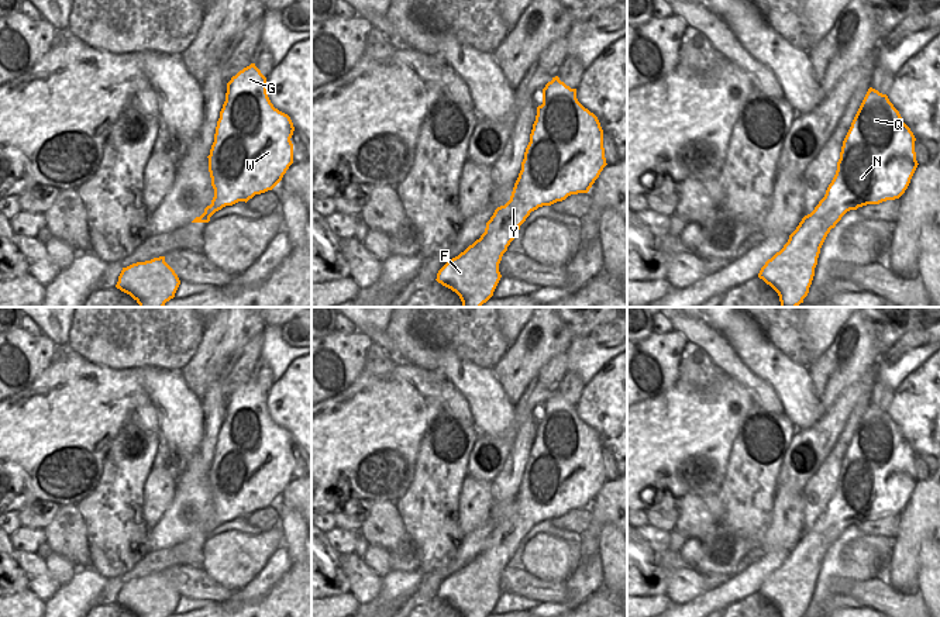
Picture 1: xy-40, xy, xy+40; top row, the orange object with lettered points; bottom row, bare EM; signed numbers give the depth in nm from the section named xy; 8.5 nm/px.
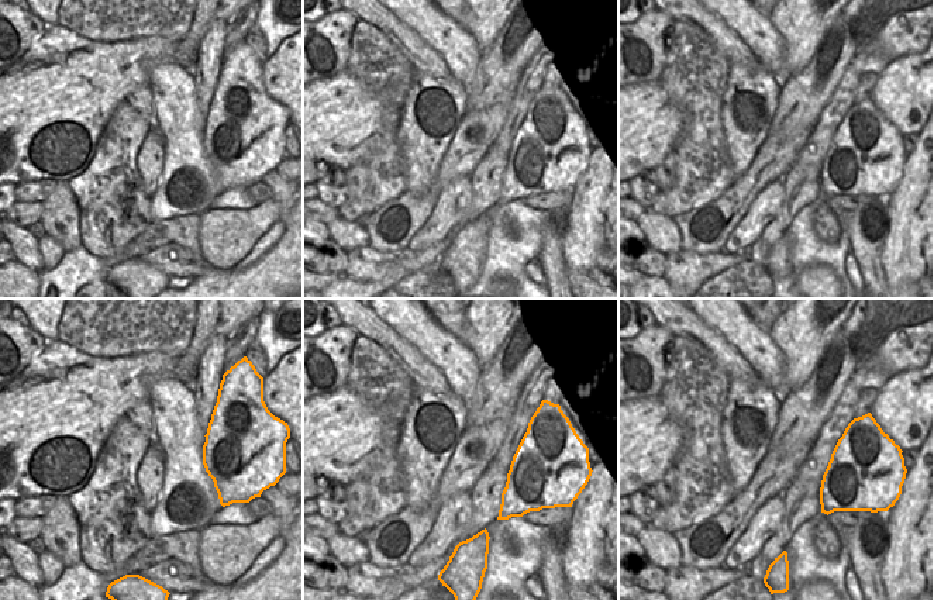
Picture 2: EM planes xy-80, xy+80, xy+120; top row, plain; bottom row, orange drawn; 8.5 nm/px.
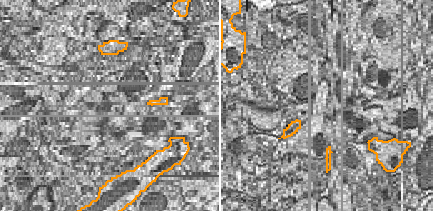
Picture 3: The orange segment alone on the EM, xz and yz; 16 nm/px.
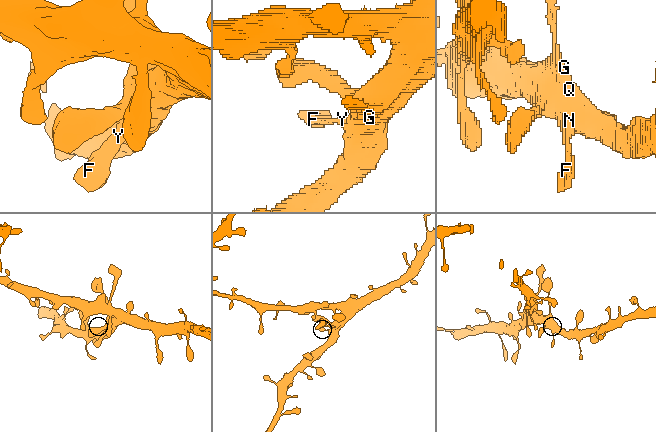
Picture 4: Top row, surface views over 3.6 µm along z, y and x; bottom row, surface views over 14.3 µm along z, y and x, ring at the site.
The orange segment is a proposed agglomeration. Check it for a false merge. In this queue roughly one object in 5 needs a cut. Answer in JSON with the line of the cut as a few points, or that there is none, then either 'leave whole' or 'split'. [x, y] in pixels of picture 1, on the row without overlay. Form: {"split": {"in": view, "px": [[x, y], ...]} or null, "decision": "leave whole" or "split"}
{"split": null, "decision": "leave whole"}

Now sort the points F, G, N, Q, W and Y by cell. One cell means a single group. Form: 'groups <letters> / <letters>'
groups F G N Q W Y

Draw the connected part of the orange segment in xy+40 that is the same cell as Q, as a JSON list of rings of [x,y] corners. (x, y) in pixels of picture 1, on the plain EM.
[[[870,403],[843,456],[837,486],[824,513],[802,534],[784,563],[758,589],[778,609],[779,617],[803,617],[815,592],[820,563],[847,527],[895,516],[905,509],[919,480],[915,456],[913,448],[888,411]]]

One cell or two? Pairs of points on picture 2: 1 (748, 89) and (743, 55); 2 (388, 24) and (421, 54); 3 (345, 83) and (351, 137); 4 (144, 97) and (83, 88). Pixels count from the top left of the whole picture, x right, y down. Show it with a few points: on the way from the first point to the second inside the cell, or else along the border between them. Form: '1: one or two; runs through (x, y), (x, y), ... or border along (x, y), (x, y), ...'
1: two; border along (730, 62), (760, 66)
2: one; runs through (396, 31), (413, 48)
3: one; runs through (345, 96), (345, 124)
4: two; border along (147, 83), (135, 88), (124, 99)

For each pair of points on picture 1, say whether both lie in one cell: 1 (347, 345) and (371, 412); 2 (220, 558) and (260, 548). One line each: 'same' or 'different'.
1: different
2: same

